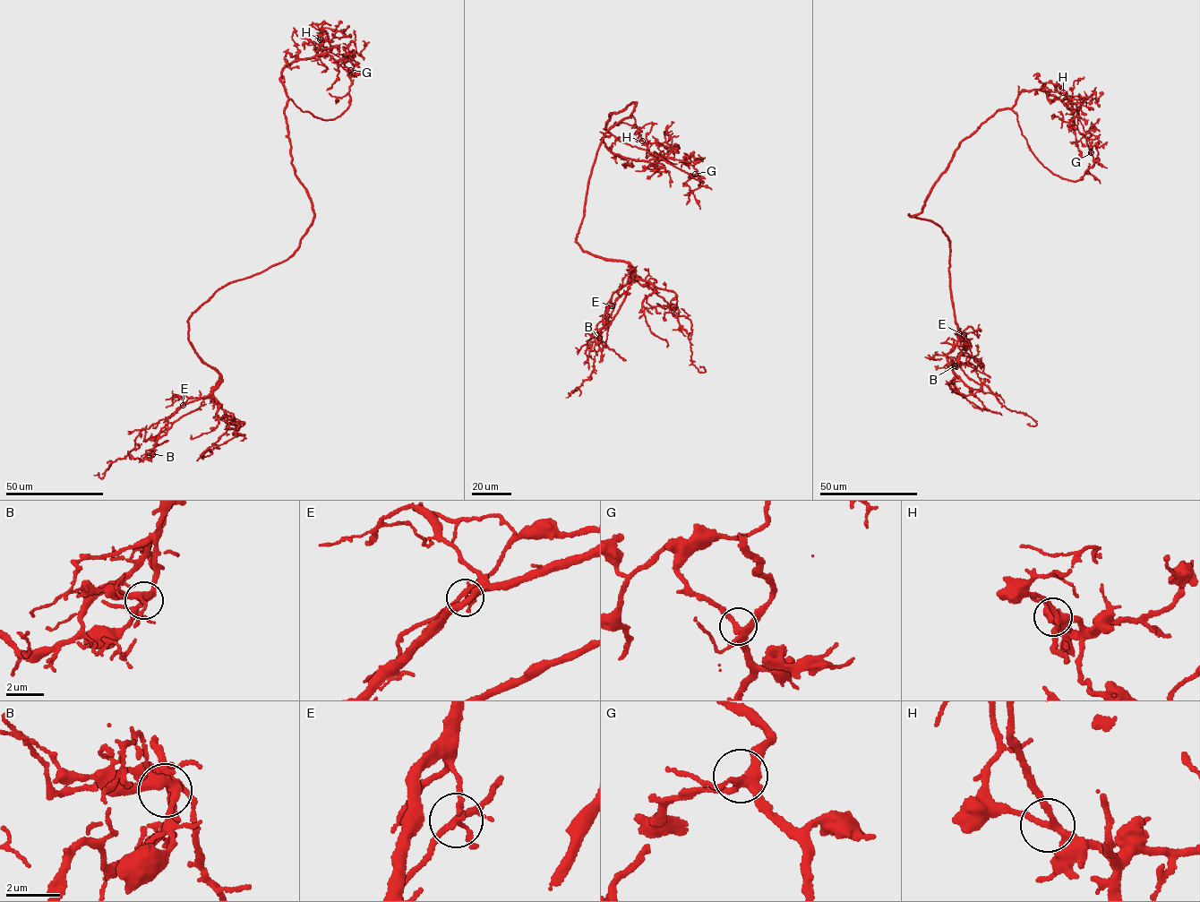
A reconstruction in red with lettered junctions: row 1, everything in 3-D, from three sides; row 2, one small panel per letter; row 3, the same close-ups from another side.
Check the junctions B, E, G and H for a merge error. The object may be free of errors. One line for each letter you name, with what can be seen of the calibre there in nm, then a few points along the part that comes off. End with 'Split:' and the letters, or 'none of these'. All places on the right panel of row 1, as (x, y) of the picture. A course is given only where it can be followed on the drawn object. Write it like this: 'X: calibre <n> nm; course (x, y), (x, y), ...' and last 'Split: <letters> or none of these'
E: calibre 200 nm; course (964, 335), (957, 343), (961, 352), (957, 359), (981, 389), (966, 396), (950, 387)
Split: E

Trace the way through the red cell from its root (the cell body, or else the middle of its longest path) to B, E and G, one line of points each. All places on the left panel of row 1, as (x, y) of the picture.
B: (270, 268), (218, 289), (190, 317), (188, 340), (221, 382), (201, 406), (158, 439), (152, 454)
E: (270, 268), (218, 289), (190, 317), (190, 344), (221, 381), (211, 395), (191, 398), (183, 404)
G: (270, 268), (295, 253), (313, 214), (292, 164), (287, 104), (334, 119), (349, 103), (350, 70)

